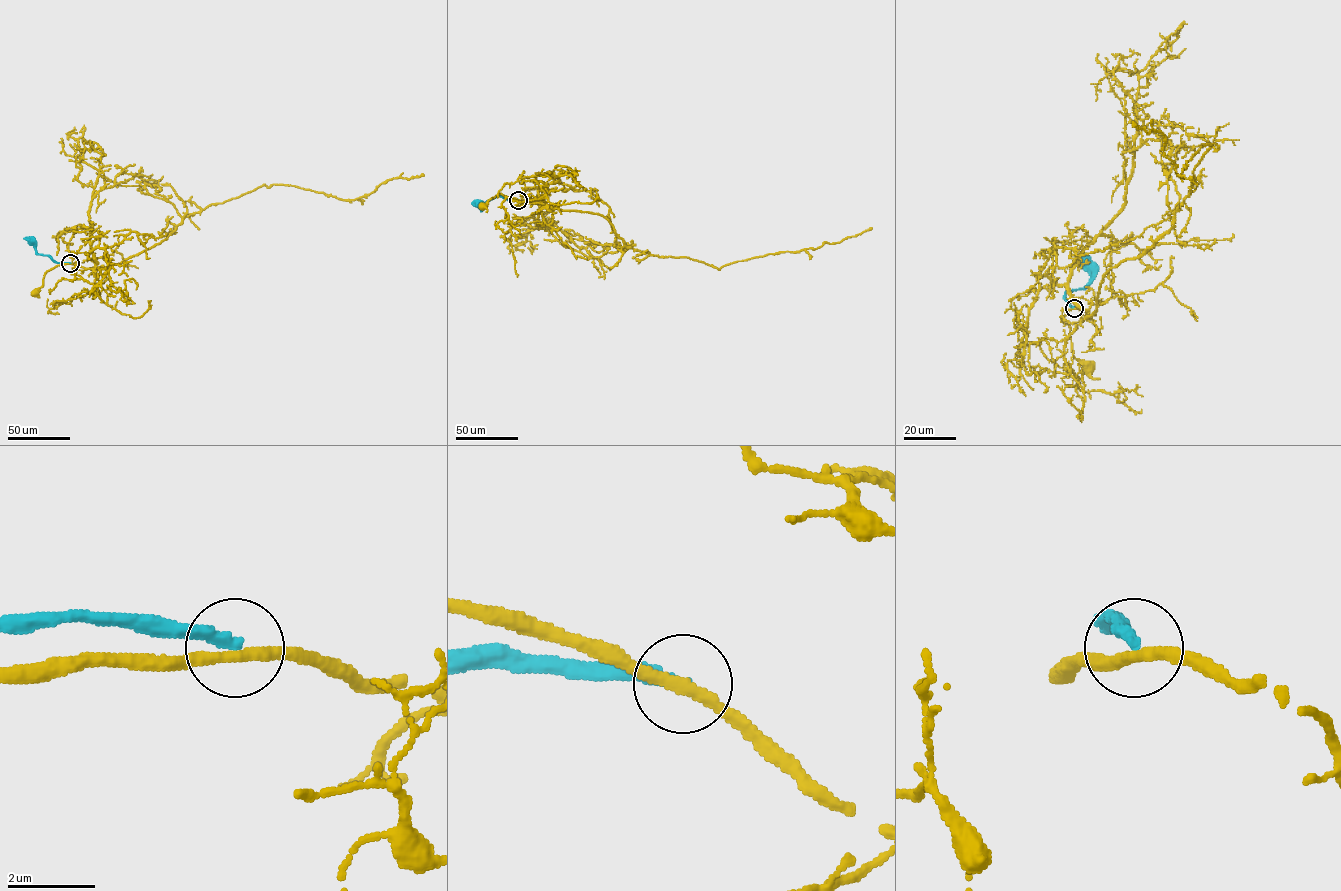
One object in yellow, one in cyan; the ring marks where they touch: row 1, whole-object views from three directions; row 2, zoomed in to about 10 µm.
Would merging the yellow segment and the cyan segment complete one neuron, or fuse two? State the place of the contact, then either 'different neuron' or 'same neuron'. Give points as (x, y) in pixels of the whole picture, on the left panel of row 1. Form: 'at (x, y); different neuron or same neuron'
at (70, 263); different neuron

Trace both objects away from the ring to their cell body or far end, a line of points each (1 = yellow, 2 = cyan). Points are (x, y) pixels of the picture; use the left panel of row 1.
1: (70, 263), (48, 270), (43, 285), (34, 292)
2: (70, 263), (57, 262), (47, 255), (38, 254), (31, 240)

